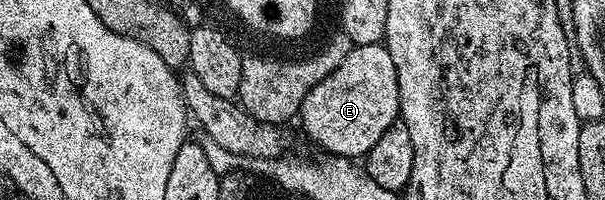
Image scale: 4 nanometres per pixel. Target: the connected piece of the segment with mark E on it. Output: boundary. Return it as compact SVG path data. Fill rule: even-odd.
M383 43L357 44L342 58L342 62L306 94L298 113L298 121L304 132L323 151L330 156L341 158L363 158L368 155L370 146L386 134L391 124L397 123L400 114L400 95L398 94L398 70L394 70L394 58Z

